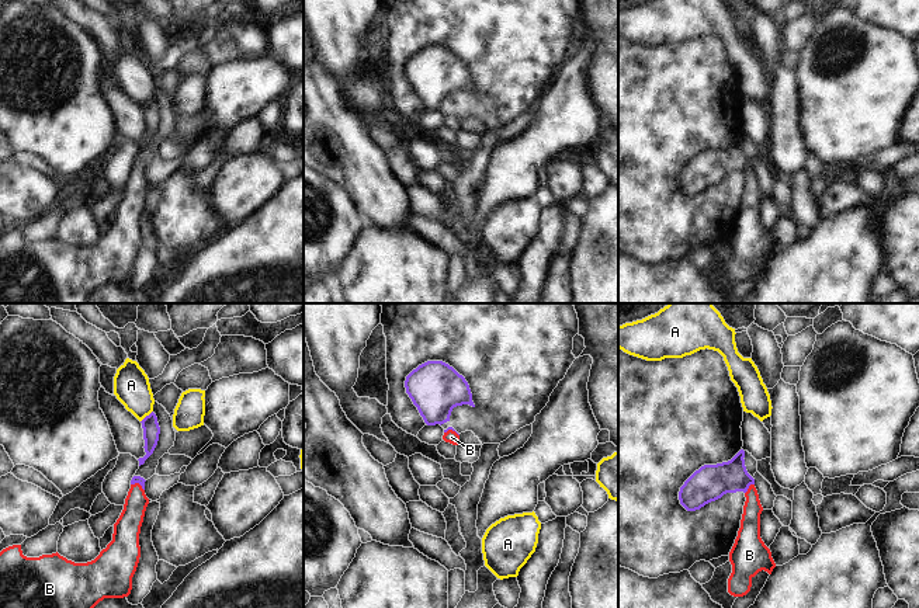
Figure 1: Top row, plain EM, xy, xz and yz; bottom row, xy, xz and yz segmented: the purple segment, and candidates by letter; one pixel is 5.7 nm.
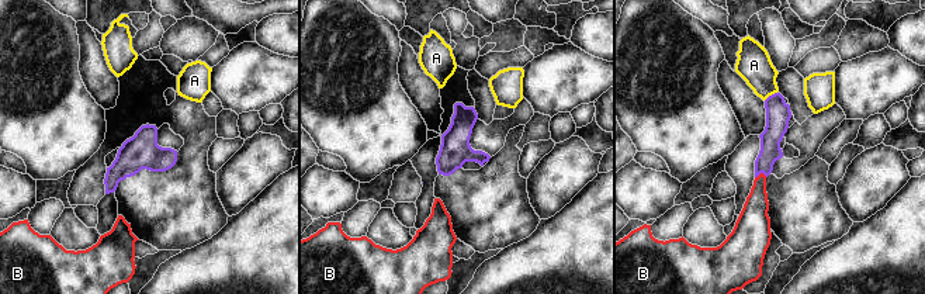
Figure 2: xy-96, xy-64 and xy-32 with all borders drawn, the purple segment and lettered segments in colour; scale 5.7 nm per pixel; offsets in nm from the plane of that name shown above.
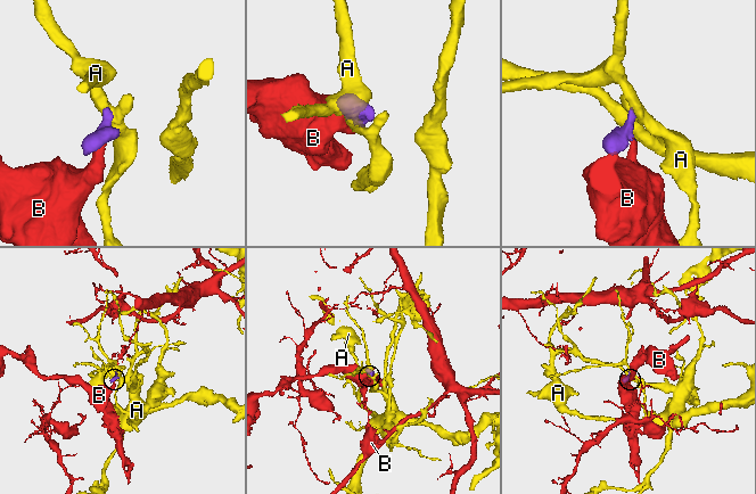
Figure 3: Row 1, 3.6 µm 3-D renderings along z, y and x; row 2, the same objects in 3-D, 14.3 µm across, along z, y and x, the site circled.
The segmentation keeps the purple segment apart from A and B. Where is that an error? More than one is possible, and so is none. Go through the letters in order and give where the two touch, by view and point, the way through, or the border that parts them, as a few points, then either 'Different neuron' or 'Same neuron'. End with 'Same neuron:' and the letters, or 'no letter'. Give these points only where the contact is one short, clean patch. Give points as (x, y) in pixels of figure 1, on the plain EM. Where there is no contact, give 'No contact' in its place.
A: Touches purple at xy (146, 101). Boundary: xy (152, 96), (141, 107). Different neuron
B: Touches purple at yz (748, 173). Path across: yz (708, 169), (748, 173), (749, 216). Same neuron
Same neuron: B

